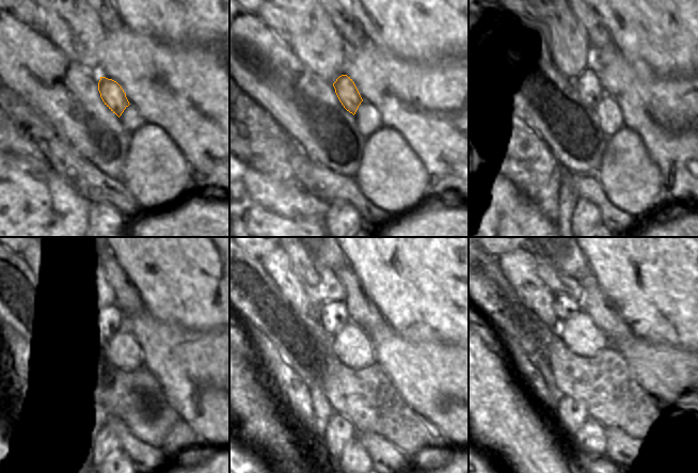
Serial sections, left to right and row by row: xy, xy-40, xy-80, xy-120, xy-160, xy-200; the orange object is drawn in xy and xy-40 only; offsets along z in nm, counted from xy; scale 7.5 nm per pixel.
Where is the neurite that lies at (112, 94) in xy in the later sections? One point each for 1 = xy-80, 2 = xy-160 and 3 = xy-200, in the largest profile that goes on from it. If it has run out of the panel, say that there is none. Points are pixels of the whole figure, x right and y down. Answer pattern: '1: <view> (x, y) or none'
1: xy-80 (588, 88)
2: xy-160 (333, 315)
3: xy-200 (566, 306)

